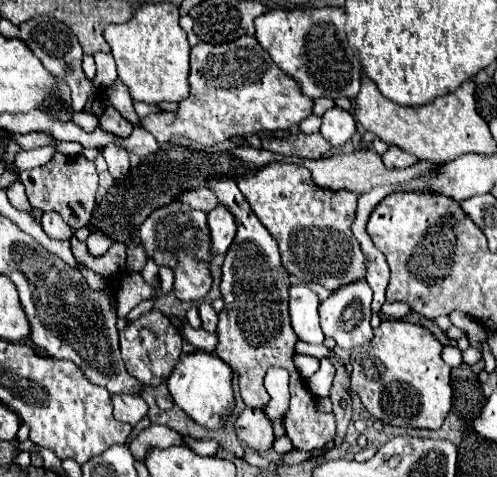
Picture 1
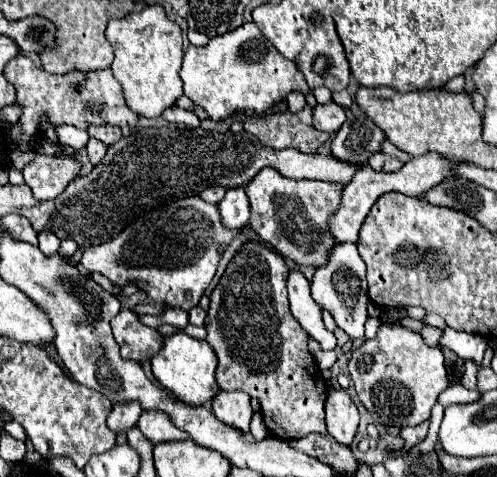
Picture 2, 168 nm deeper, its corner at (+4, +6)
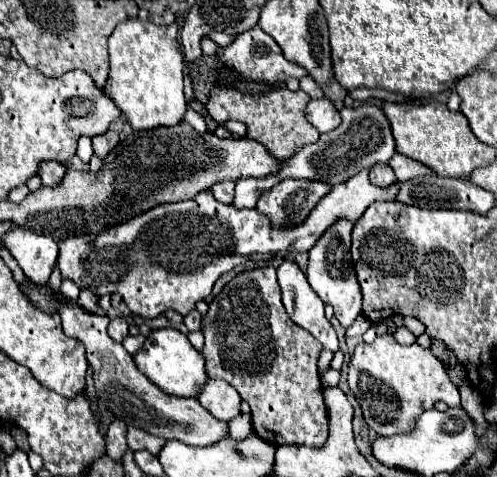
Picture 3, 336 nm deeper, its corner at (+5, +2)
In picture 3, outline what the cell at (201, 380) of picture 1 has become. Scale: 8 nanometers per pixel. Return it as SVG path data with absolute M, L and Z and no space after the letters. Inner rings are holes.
M161 328L153 330L147 338L143 348L133 356L139 370L163 392L183 396L183 398L195 398L199 396L201 388L207 384L207 372L205 372L205 358L201 352L197 352L185 334L181 334L175 328Z

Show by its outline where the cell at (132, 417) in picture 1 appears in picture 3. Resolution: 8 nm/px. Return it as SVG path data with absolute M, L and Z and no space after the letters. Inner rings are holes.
M115 418L105 434L105 440L107 440L107 456L113 458L113 460L119 460L123 458L125 450L127 450L127 424L123 424L123 420Z

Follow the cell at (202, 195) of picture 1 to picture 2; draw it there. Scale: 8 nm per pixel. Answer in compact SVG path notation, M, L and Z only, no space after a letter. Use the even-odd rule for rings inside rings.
M212 186L212 188L206 188L200 196L206 200L206 202L220 202L222 198L224 198L224 194L226 194L226 190L224 188L220 188L220 186Z

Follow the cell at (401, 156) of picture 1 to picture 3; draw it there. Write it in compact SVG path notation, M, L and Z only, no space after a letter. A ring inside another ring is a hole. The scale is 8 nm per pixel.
M375 164L375 168L369 170L369 178L377 186L391 186L397 180L389 164Z

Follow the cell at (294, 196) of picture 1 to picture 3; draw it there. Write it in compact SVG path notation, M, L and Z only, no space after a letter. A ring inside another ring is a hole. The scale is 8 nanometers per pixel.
M285 178L259 196L257 210L269 218L273 228L293 228L303 224L329 192L331 186L325 182Z

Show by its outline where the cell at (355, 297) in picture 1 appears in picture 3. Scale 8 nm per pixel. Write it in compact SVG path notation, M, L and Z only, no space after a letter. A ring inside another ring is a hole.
M339 220L339 224L335 224L335 228L329 228L319 242L315 244L315 248L309 250L309 266L307 266L307 282L311 284L311 288L315 290L315 294L325 302L331 304L335 310L335 318L341 322L343 328L349 328L357 316L361 316L363 312L363 296L361 296L361 288L359 288L359 280L353 268L353 260L351 260L351 224L347 224L347 220Z

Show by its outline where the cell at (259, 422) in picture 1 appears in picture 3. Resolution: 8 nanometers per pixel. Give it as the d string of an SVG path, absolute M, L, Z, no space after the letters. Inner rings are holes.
M209 380L197 400L199 404L203 404L205 410L209 410L217 420L223 422L229 422L241 414L243 400L239 392L225 380Z

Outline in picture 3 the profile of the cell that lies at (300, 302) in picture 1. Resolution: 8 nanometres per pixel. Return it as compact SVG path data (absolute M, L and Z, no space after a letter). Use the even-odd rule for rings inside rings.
M283 260L283 264L277 268L277 276L289 318L311 332L323 344L323 348L335 352L339 348L335 328L327 322L323 302L307 284L301 268L291 260Z

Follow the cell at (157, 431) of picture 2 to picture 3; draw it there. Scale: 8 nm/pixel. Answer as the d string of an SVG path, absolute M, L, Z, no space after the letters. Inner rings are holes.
M127 428L127 446L135 450L149 450L151 454L157 454L163 448L165 440L159 436L153 436L149 432L143 432L139 428Z

